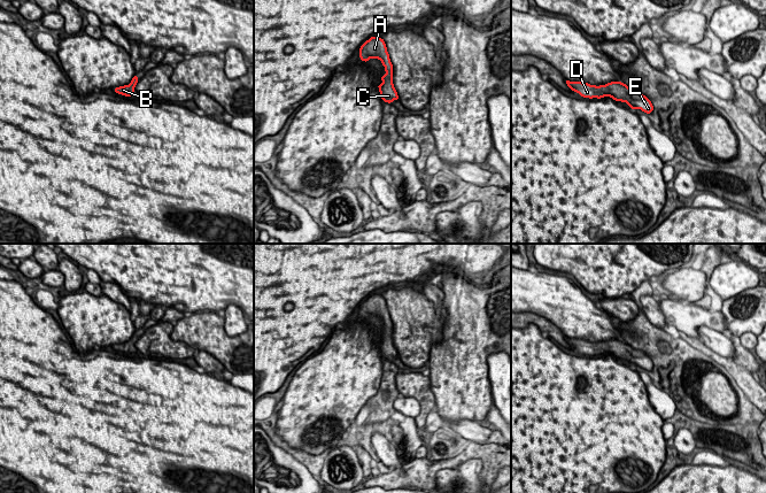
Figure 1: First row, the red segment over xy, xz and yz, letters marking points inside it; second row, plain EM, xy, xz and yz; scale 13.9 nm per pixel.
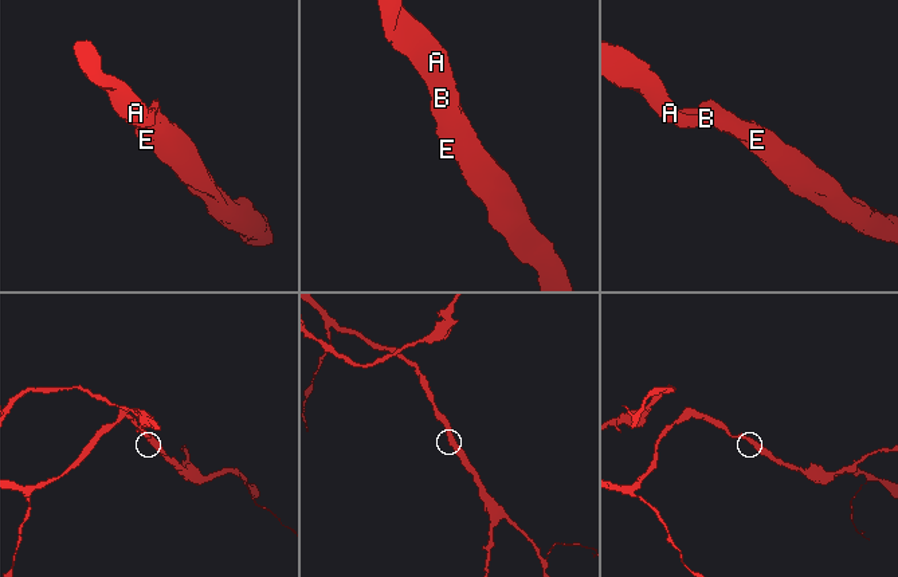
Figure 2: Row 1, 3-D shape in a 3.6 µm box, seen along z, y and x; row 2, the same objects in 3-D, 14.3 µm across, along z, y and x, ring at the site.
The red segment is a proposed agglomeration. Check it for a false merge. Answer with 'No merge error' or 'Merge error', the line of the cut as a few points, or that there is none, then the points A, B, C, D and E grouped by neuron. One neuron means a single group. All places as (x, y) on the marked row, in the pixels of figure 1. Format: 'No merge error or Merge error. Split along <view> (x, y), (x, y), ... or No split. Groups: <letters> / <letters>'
No merge error. No split. Groups: A B C D E

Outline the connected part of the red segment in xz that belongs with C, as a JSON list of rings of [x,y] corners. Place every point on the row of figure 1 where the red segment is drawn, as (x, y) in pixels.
[[[372,36],[359,47],[359,59],[362,61],[367,62],[372,57],[379,59],[386,71],[380,77],[384,83],[378,85],[382,101],[392,103],[394,100],[400,100],[393,84],[393,64],[382,38]]]

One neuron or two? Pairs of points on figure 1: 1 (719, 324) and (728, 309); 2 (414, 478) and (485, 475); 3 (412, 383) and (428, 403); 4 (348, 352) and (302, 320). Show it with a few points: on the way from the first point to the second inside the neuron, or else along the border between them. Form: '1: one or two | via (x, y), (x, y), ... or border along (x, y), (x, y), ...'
1: two | border along (720, 312), (725, 318), (728, 333)
2: one | via (435, 465), (451, 463), (465, 454), (478, 454)
3: one | via (417, 387), (426, 399)
4: two | border along (350, 320), (345, 325), (338, 326), (330, 337)

